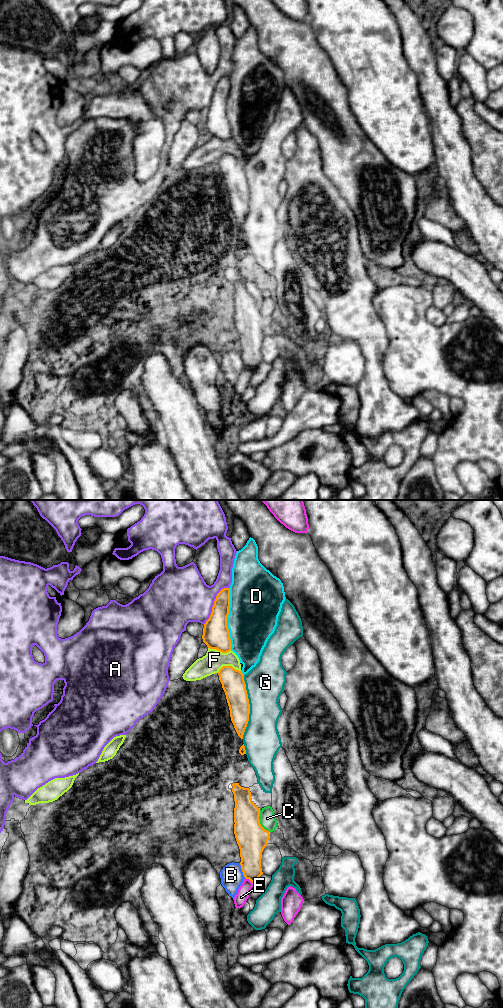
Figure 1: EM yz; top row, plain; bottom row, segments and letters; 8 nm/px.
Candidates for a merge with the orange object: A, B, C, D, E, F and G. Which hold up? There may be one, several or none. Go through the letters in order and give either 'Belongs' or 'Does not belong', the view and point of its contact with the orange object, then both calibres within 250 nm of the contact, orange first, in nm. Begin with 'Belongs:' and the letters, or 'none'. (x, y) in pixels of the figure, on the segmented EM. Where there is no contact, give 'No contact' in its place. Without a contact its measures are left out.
Belongs: none
A: Does not belong. Touches orange at yz (214, 604). Thickness 220 nm (orange) against 400 nm
B: Does not belong. Touches orange at yz (242, 870). Thickness 220 nm (orange) against 180 nm
C: Does not belong. Touches orange at yz (259, 822). Thickness 240 nm (orange) against 130 nm
D: Does not belong. Touches orange at yz (226, 619). Thickness 220 nm (orange) against 400 nm
E: Does not belong. Touches orange at yz (249, 879). Thickness 190 nm (orange) against 100 nm
F: Does not belong. Touches orange at yz (228, 666). Thickness 190 nm (orange) against 170 nm
G: Does not belong. Touches orange at yz (249, 707). Thickness 190 nm (orange) against 320 nm

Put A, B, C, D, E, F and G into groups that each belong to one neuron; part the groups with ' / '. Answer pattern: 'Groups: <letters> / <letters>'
Groups: A / B / C / D / E / F / G

